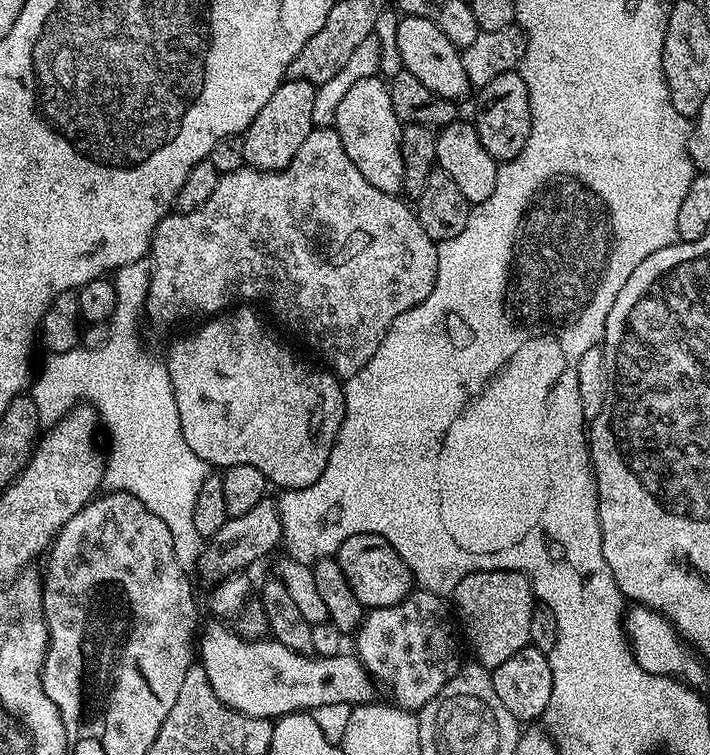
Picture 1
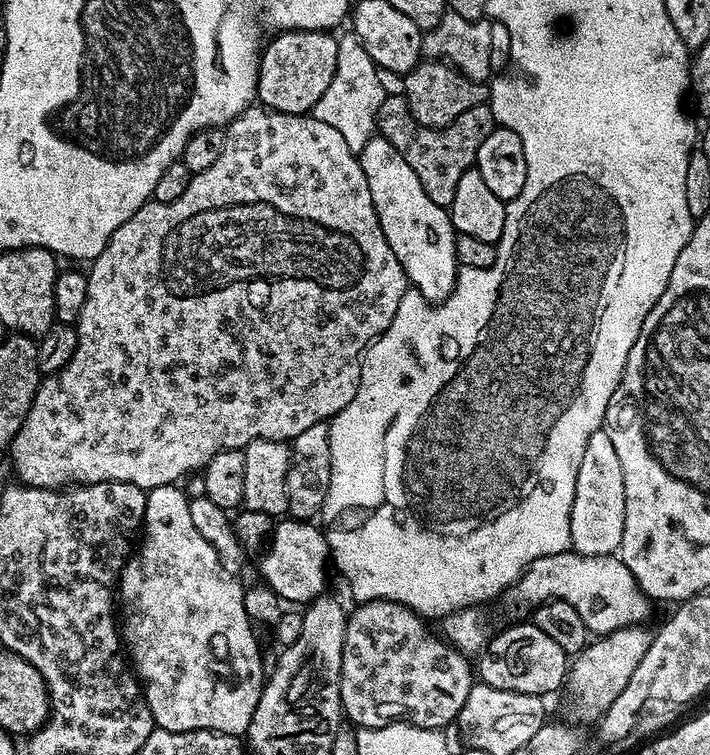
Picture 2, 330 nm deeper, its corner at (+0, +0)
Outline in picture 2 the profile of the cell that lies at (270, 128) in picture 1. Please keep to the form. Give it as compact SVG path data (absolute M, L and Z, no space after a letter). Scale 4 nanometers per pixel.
M298 30L297 32L280 32L273 35L269 44L263 45L260 54L260 77L256 83L256 94L259 103L266 108L273 108L275 112L298 114L311 113L315 104L334 78L335 67L338 65L338 39L331 31L315 32L314 30Z

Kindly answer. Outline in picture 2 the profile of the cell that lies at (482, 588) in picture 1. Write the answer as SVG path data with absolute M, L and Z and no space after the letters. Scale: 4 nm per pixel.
M571 550L559 552L538 558L523 569L515 580L516 585L508 592L508 600L514 607L534 610L548 600L570 602L592 634L643 625L644 619L654 608L653 601L636 585L630 570L615 555L580 556Z

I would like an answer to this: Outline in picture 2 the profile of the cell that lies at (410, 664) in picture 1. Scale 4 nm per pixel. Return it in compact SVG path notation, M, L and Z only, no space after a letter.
M372 600L368 604L360 604L356 609L351 609L346 626L346 638L342 642L342 674L340 675L340 707L343 715L353 720L351 723L357 729L361 728L386 728L389 726L411 726L413 728L434 728L437 730L447 729L447 724L451 725L455 721L456 715L466 706L466 694L470 694L474 683L474 668L470 665L469 657L453 648L447 640L439 635L431 636L428 633L425 617L417 616L411 612L405 604L395 604L389 600Z

